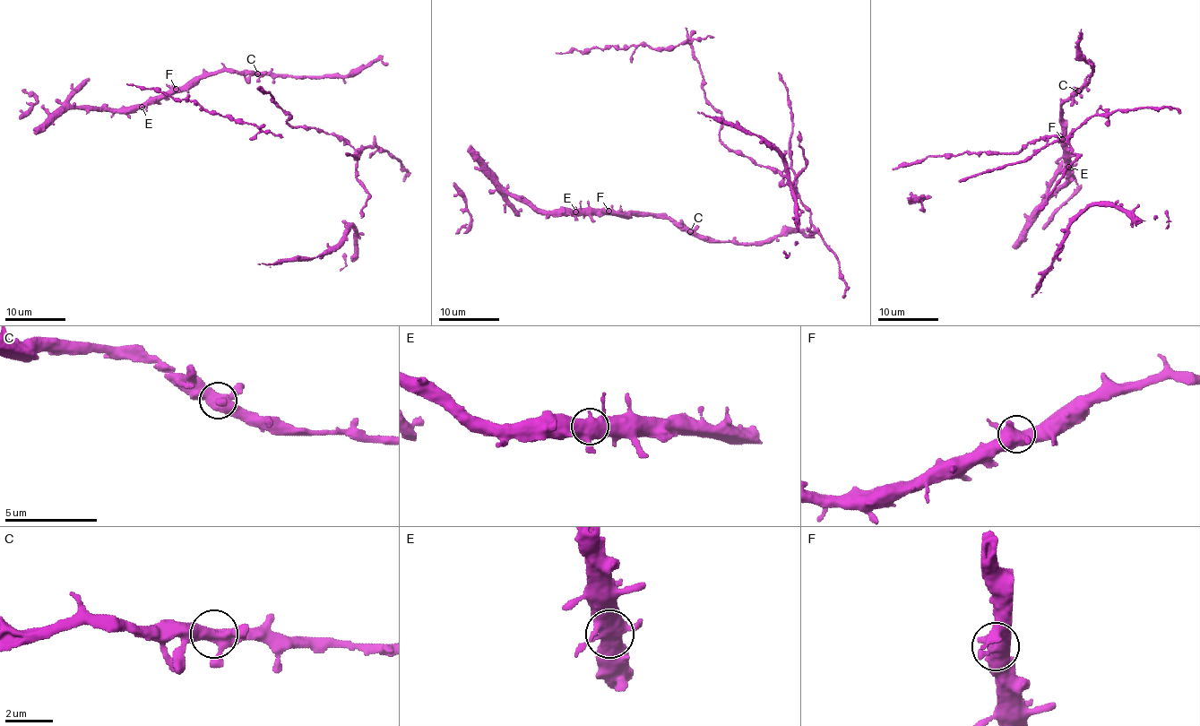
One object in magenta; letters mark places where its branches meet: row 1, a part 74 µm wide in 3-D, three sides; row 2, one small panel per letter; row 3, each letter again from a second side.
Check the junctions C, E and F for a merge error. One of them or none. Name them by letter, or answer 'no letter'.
no letter

